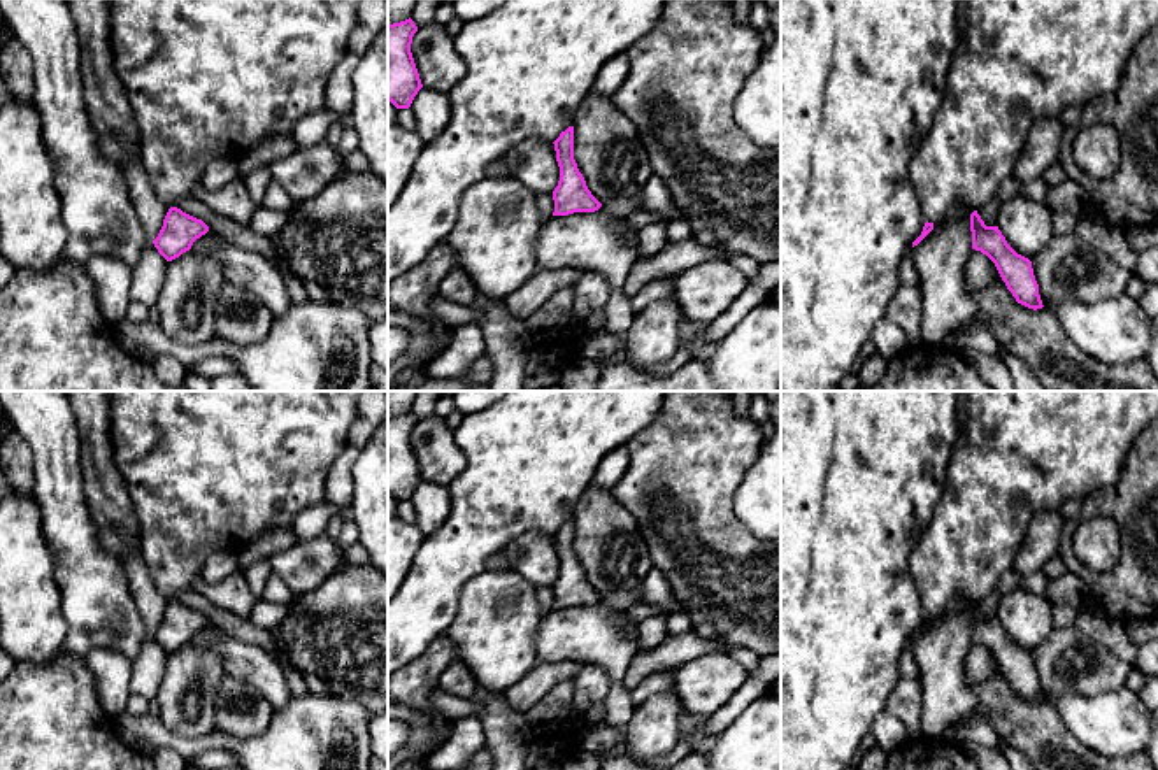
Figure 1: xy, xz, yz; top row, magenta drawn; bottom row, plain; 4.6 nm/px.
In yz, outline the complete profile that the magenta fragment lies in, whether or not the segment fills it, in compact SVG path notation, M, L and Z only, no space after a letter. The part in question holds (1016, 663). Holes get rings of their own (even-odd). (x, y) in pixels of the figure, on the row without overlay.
M977 603L970 607L970 624L972 642L981 644L995 656L1016 695L1033 703L1042 702L1032 654L1007 637L998 619L986 619Z

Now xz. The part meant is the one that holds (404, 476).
M411 410L388 417L388 493L397 502L409 502L423 481L411 446L416 424L418 419Z

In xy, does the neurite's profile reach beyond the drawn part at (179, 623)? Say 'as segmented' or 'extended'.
as segmented

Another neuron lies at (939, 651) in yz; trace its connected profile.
M954 598L911 644L919 668L923 737L942 737L951 723L977 705L963 677L963 659L972 644L972 605Z

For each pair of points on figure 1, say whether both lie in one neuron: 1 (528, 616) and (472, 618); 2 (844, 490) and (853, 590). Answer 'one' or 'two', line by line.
1: one
2: one

